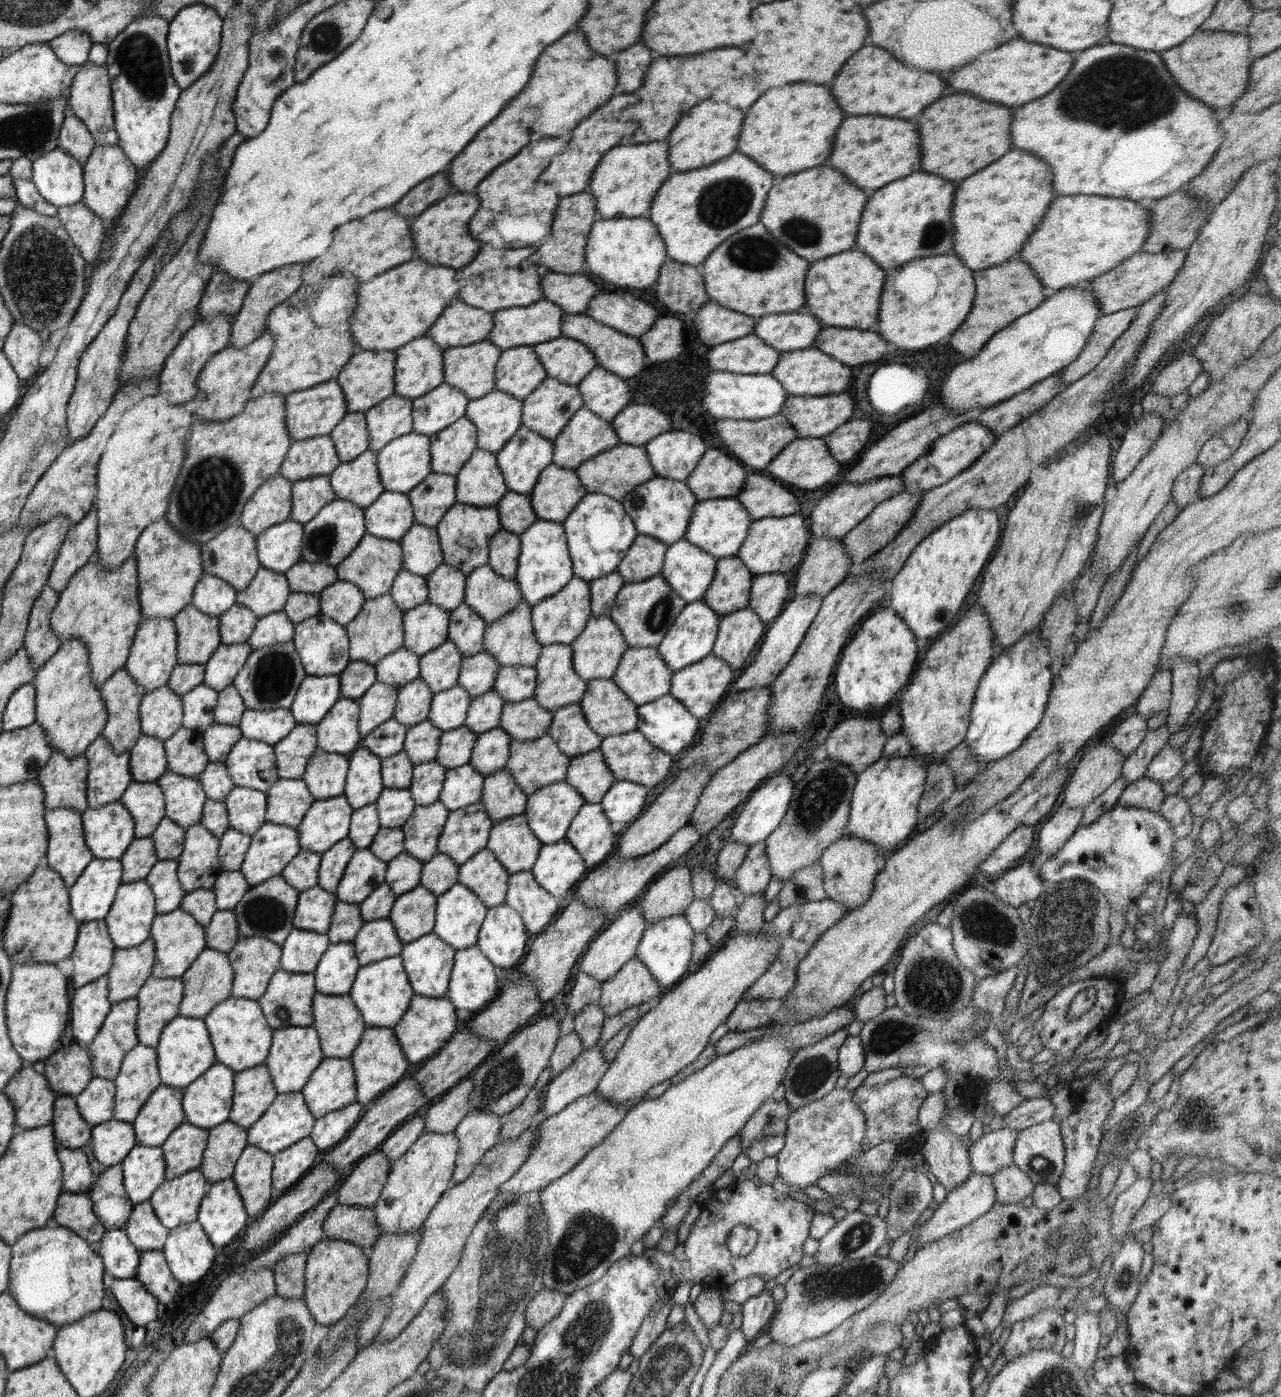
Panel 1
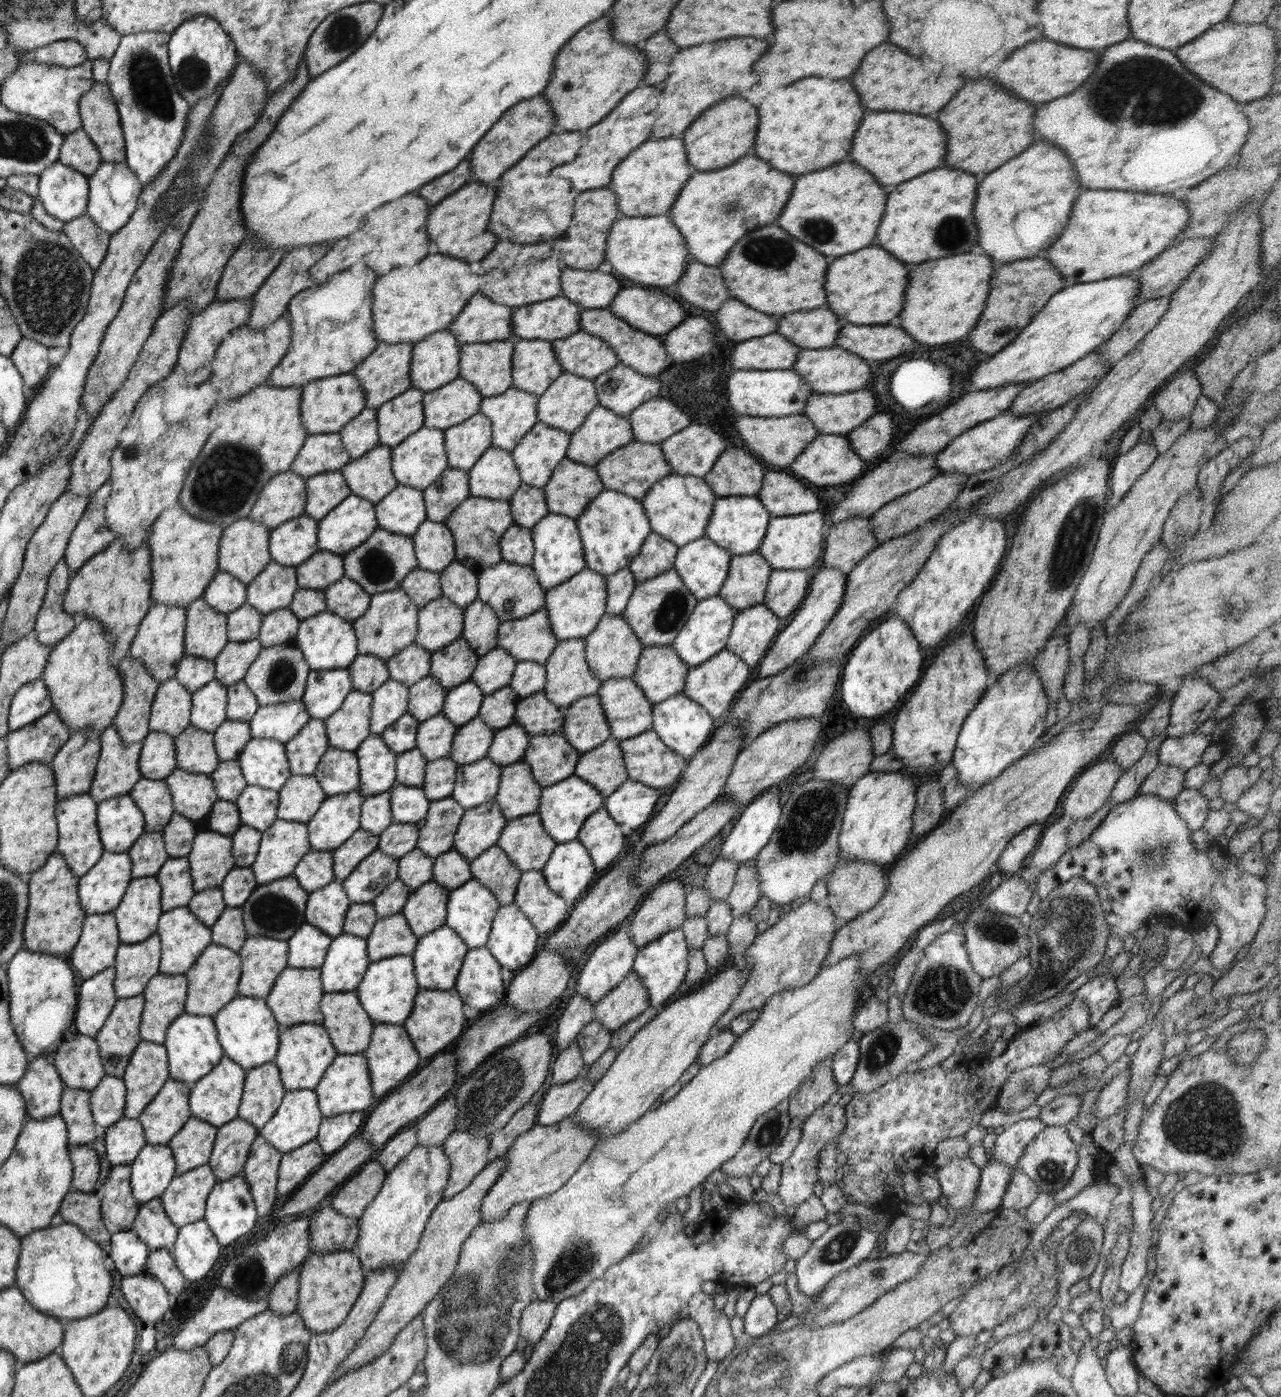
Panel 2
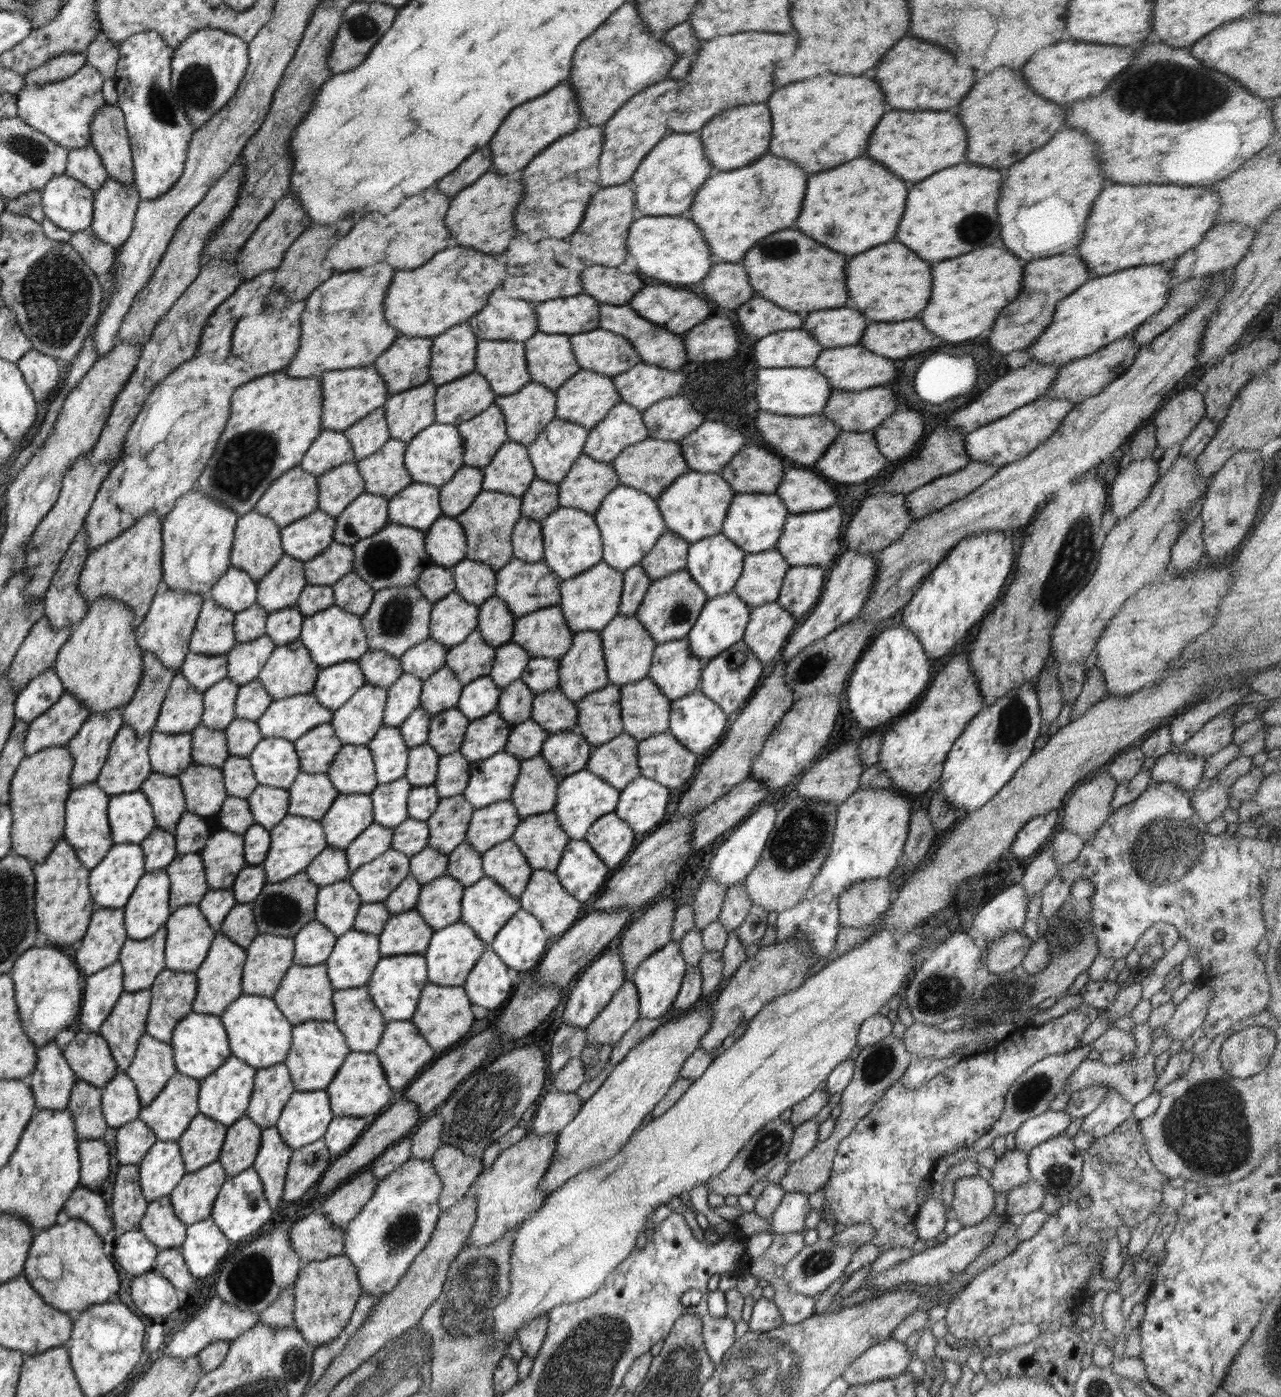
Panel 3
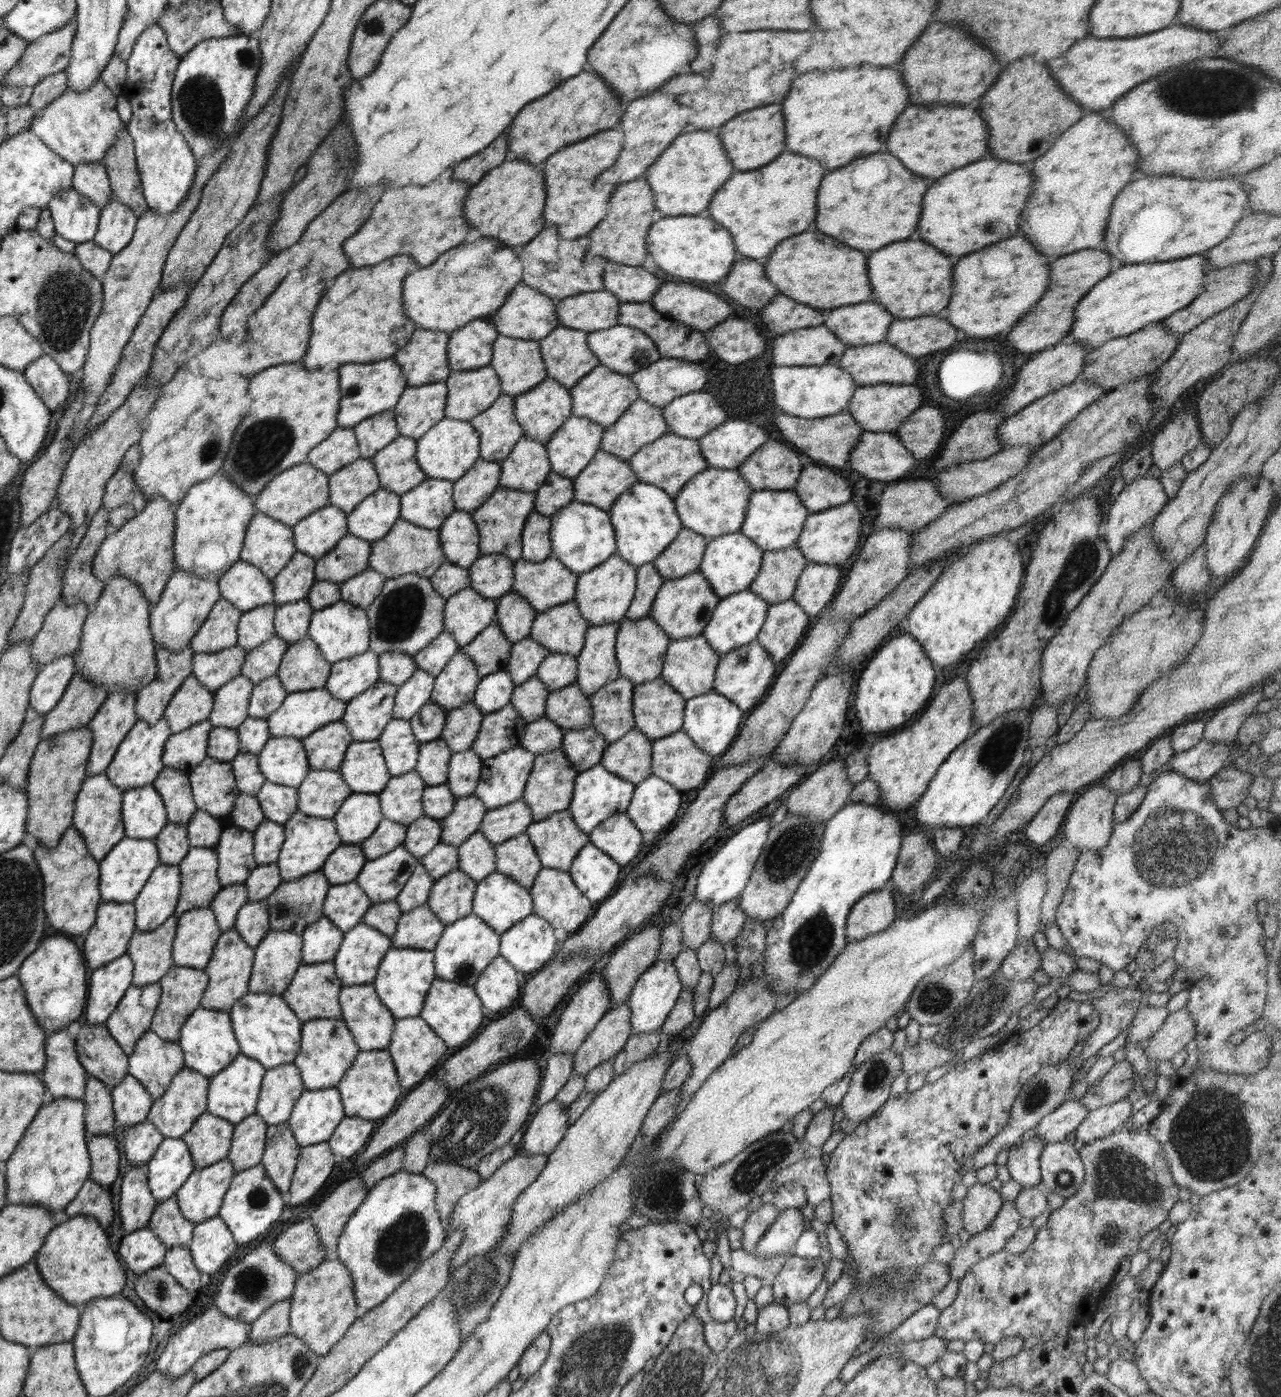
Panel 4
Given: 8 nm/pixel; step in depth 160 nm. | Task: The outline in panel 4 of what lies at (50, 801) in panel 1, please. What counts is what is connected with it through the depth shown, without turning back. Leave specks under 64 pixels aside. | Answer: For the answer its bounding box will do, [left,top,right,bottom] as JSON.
[86,690,139,776]

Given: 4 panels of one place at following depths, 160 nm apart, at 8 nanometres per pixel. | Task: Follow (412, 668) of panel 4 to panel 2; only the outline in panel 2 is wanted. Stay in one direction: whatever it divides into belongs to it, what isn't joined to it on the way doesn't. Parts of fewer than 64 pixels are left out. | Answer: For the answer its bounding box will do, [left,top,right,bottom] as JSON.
[347,654,390,693]

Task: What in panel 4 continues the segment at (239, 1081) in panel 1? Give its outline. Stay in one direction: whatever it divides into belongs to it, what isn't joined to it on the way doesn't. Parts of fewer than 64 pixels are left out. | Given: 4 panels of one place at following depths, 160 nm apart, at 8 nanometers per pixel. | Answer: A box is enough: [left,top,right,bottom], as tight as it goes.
[256,1062,306,1125]

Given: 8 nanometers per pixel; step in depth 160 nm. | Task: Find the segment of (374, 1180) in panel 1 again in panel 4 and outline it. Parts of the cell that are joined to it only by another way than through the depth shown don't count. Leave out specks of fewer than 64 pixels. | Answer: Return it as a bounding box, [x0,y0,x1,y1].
[309,1177,368,1260]

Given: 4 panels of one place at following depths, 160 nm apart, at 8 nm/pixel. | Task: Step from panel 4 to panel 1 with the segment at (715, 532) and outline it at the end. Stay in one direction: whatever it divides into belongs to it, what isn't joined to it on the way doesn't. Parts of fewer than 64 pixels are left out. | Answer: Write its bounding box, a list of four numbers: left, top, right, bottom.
[621,477,698,545]

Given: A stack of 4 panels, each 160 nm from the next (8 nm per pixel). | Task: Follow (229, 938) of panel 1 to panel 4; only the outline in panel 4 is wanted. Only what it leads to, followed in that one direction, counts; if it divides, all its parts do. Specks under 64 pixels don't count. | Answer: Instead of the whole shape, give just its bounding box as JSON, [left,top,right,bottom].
[235,899,271,949]

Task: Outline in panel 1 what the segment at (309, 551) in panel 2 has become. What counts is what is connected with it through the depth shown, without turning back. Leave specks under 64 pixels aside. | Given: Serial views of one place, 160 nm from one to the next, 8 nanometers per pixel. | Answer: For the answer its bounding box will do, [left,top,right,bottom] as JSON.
[256,520,304,572]

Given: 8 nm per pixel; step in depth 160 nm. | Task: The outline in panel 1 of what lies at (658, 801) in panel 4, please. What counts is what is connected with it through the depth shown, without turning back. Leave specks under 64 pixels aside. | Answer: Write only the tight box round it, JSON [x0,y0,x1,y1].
[599,781,647,833]

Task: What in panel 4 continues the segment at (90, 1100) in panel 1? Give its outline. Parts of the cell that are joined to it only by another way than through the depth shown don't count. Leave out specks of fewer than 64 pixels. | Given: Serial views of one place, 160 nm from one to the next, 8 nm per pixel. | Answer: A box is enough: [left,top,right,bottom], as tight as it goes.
[112,1075,153,1126]

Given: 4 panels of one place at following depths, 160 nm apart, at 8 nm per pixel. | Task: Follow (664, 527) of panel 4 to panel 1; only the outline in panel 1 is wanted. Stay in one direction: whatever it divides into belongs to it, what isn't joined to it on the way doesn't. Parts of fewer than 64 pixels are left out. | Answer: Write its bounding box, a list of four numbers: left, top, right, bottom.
[563,493,639,581]

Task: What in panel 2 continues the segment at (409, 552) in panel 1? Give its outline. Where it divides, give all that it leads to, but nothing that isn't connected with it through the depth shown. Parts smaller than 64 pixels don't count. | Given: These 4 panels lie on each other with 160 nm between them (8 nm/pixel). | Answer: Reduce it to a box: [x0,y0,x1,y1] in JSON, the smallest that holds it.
[412,520,456,573]

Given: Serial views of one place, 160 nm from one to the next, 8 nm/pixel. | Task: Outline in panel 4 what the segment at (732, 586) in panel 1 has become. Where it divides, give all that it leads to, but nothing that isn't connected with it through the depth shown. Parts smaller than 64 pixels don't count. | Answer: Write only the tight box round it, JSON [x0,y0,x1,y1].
[749,546,808,605]

